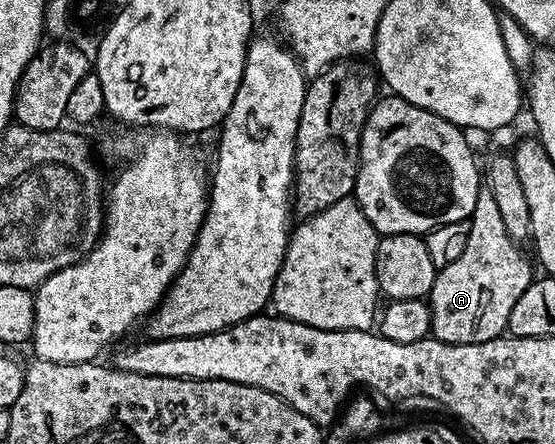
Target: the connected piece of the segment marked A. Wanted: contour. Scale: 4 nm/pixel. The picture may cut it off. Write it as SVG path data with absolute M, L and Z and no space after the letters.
M488 188L479 189L476 208L468 221L470 231L464 252L460 252L456 260L435 273L428 295L432 312L431 335L448 344L480 344L503 337L507 333L508 316L512 316L512 304L516 304L516 300L524 296L524 288L528 288L532 281L530 262L522 251L523 247L508 236L508 228L504 228L504 220L500 217L496 199Z

